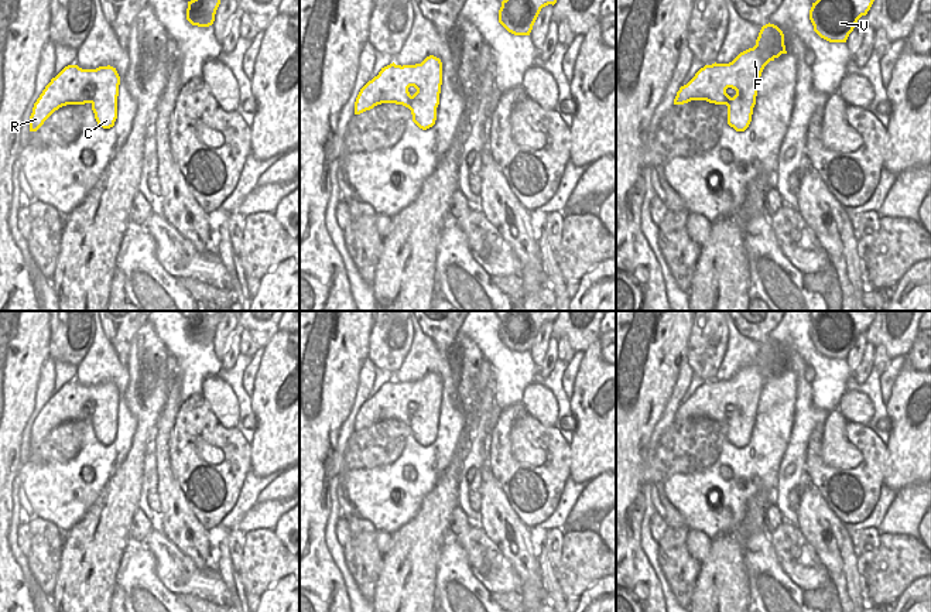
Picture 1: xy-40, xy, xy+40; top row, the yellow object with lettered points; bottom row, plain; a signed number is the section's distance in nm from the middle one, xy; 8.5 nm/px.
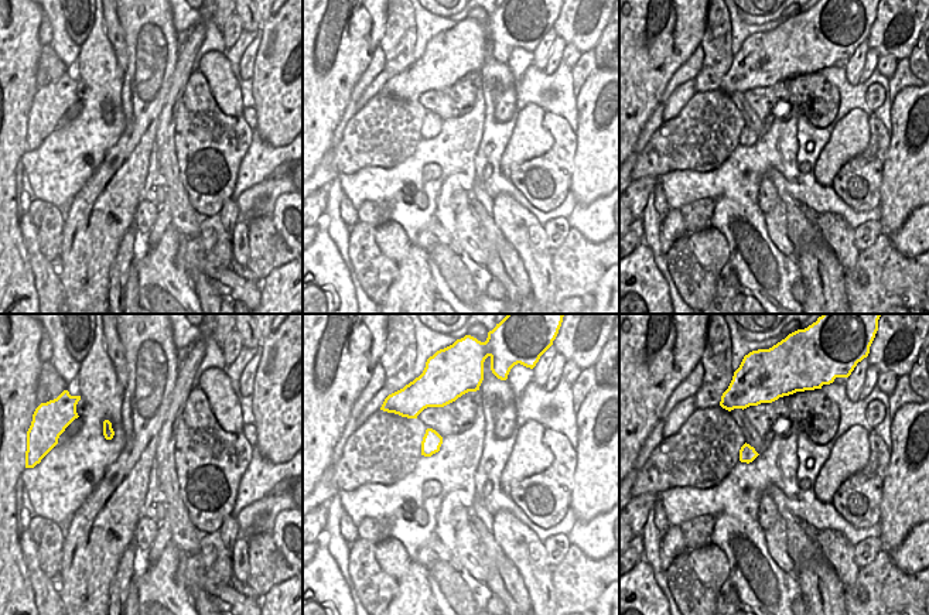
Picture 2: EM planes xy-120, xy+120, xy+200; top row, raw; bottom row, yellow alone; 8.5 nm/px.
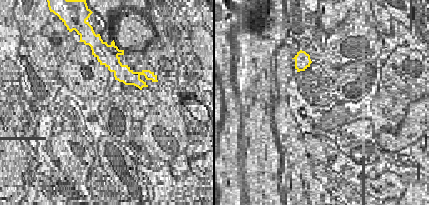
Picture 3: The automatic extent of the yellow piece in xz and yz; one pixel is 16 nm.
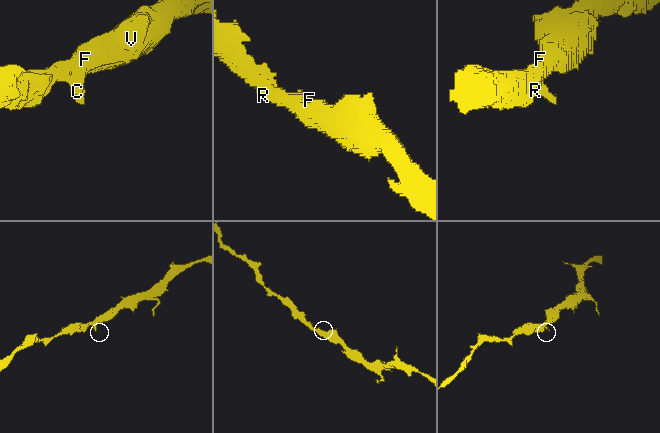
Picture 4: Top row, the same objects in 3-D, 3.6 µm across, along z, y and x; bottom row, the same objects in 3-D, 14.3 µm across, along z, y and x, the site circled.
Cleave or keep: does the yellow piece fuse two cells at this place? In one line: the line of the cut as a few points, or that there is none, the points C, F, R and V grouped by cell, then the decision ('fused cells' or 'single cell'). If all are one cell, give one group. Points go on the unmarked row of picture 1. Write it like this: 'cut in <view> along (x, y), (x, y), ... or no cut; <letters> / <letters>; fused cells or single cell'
no cut; C F R V; single cell

